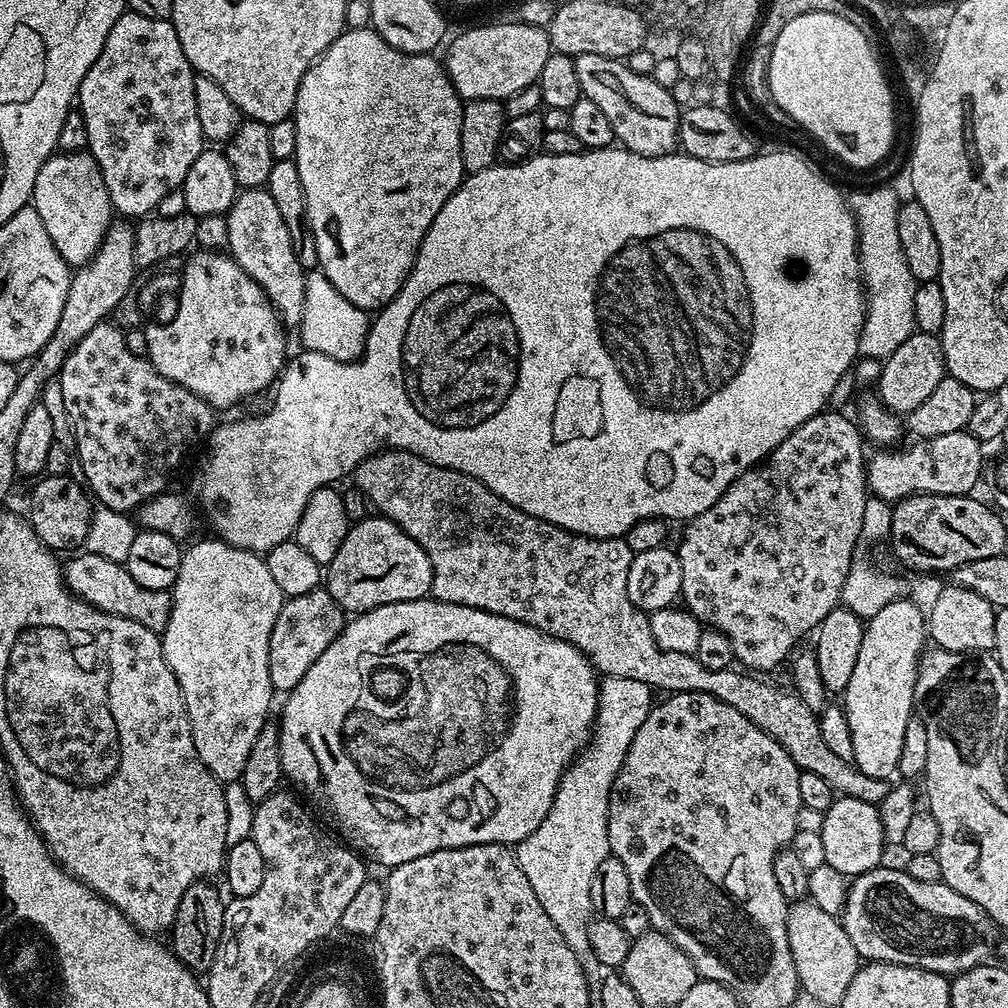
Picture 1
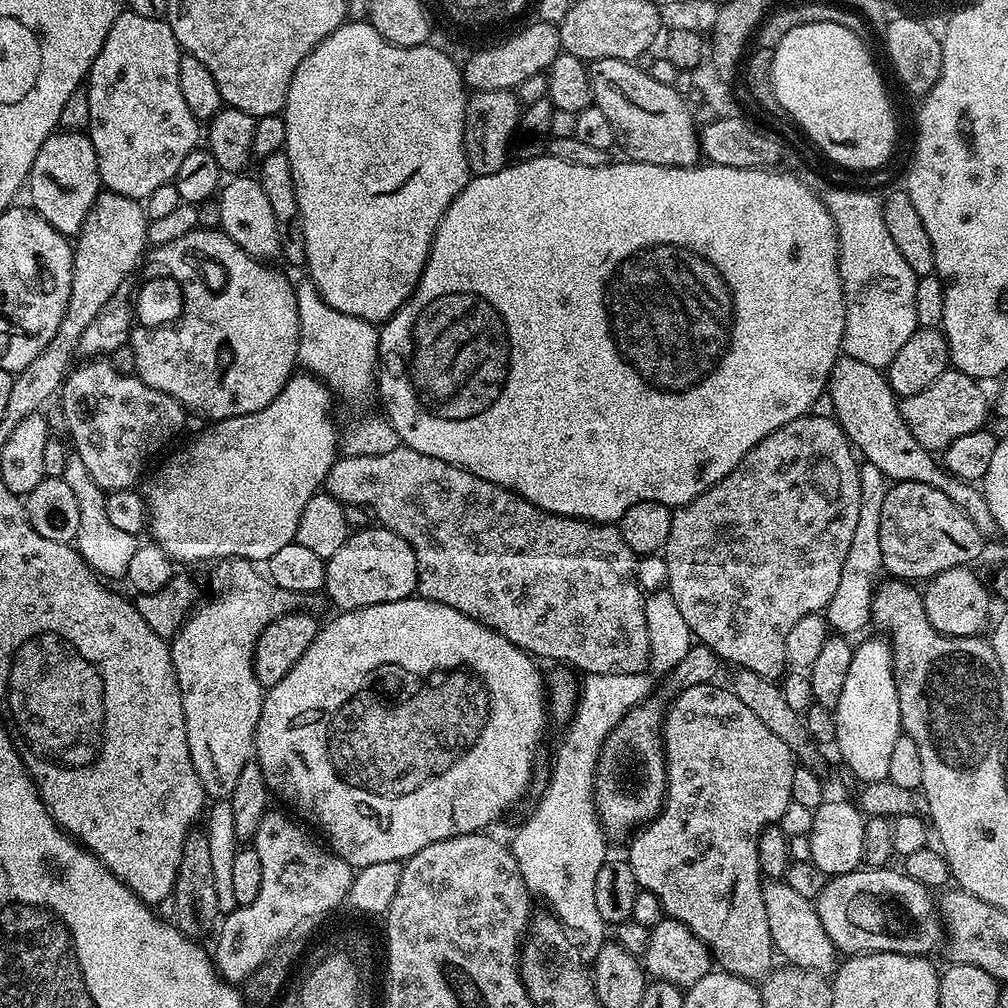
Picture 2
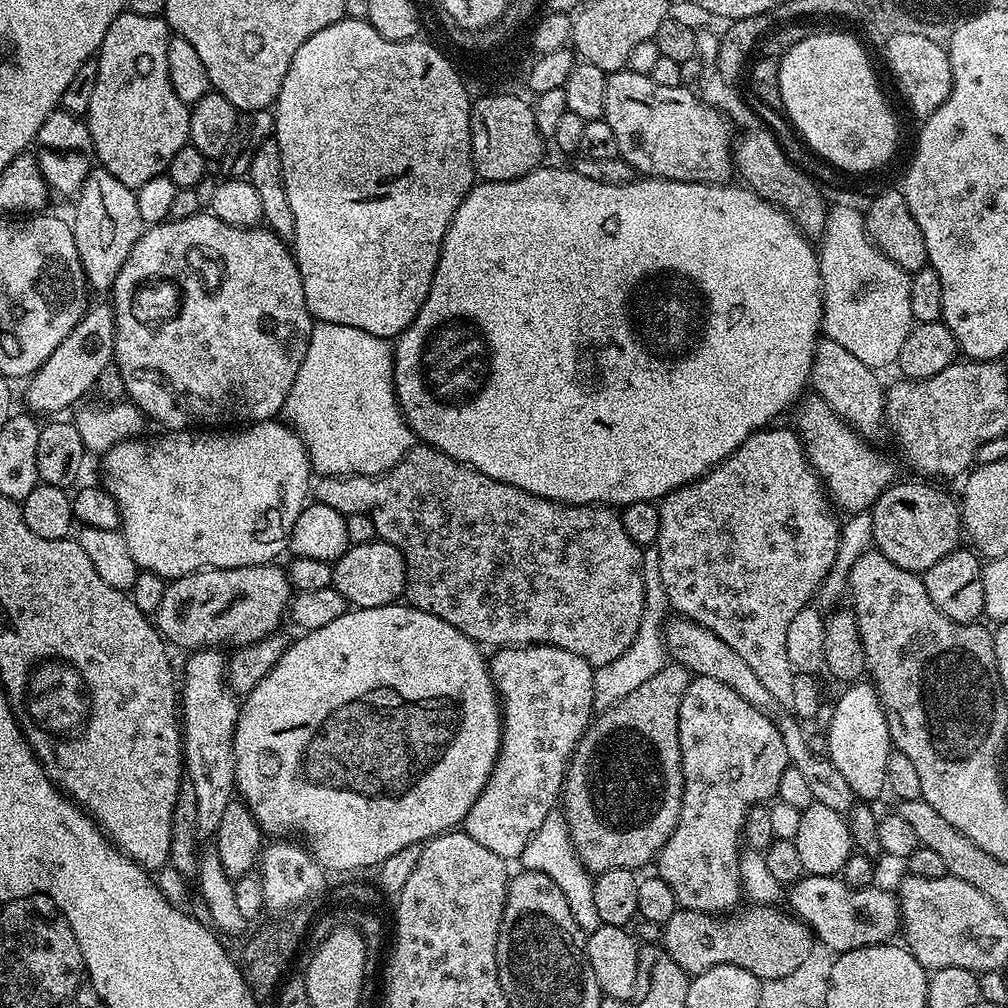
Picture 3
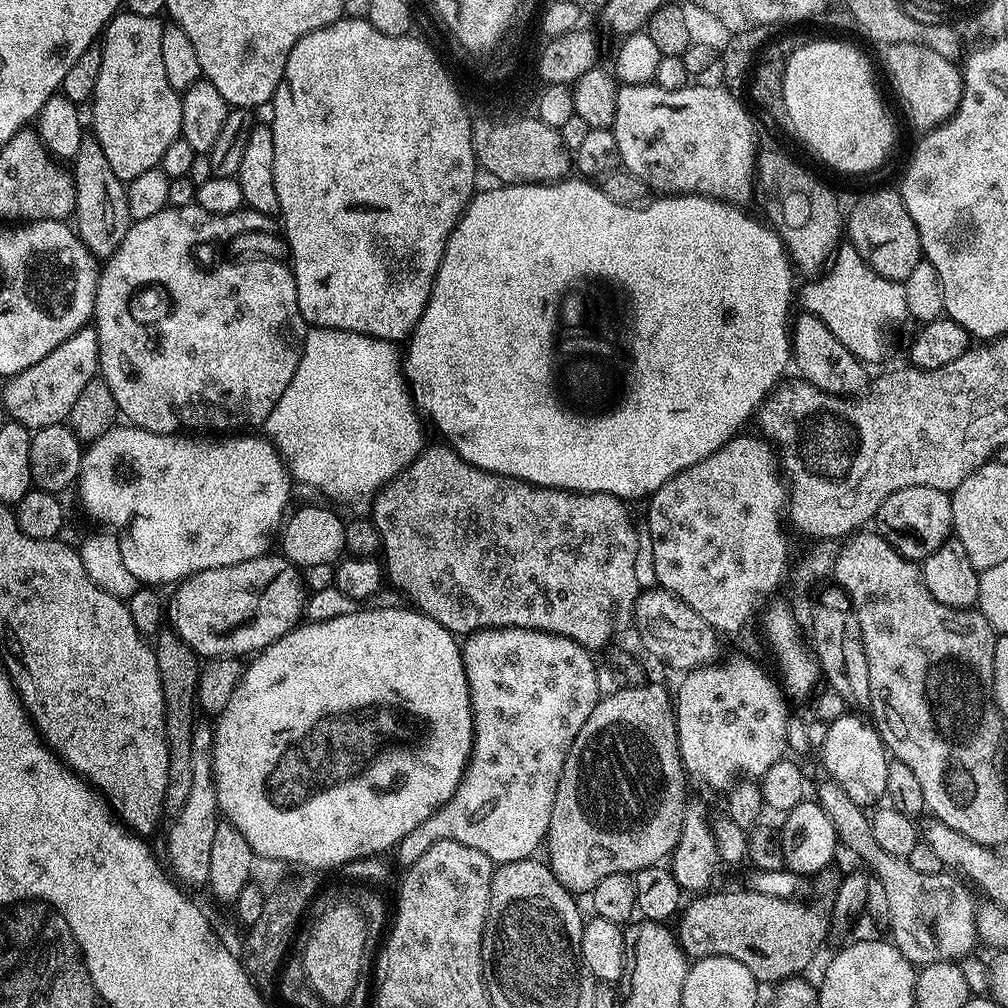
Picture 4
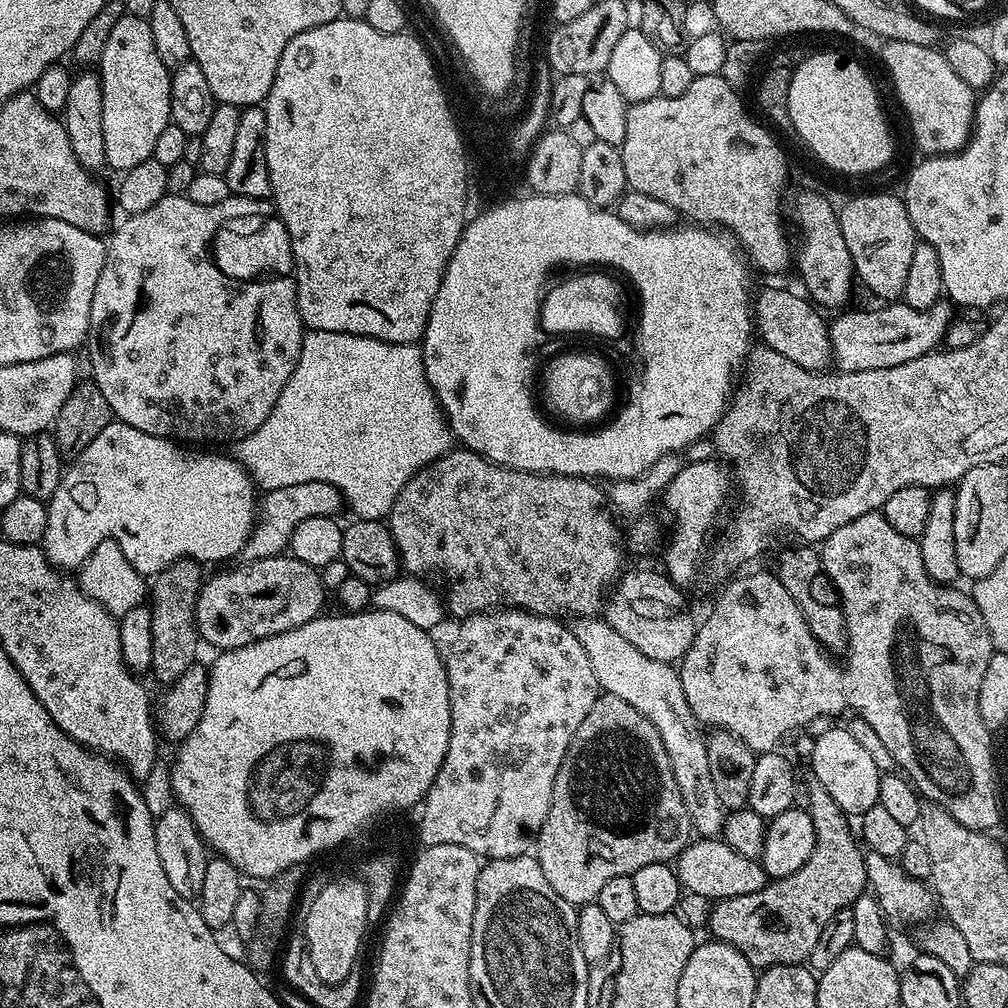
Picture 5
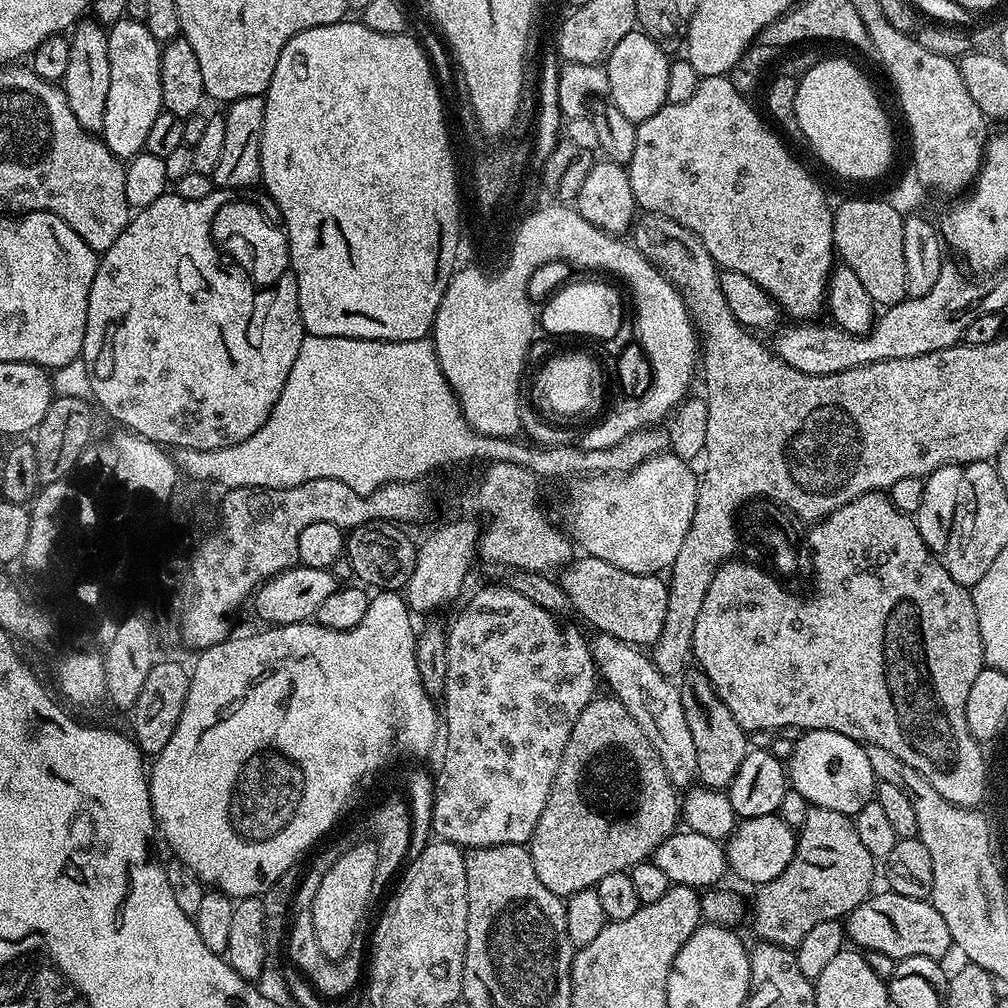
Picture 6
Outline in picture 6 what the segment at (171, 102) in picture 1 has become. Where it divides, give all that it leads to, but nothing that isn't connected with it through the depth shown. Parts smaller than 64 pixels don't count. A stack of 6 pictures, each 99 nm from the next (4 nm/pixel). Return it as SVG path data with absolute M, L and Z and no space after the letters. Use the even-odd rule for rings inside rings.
M122 19L107 29L110 50L110 94L106 94L106 114L102 139L104 145L127 162L145 151L146 134L154 118L164 111L162 74L160 73L161 41L150 34L142 20Z

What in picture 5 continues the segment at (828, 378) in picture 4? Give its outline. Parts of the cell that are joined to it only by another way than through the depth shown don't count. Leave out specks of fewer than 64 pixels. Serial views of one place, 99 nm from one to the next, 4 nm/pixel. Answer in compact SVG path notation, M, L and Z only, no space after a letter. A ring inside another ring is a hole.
M764 288L761 292L759 289L754 296L754 328L759 339L761 336L764 339L761 341L767 347L778 350L782 358L790 358L790 362L798 362L798 366L811 372L822 372L833 363L830 334L828 333L829 321L820 317L821 309L809 300L807 295L797 292L787 292L784 288Z

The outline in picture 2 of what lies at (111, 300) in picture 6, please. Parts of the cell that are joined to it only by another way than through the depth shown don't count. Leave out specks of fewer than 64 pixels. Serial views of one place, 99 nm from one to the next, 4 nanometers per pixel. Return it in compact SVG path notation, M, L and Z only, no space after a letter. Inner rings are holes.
M198 227L192 234L174 238L174 242L155 245L150 260L151 256L159 271L174 274L183 283L187 303L182 307L176 325L168 330L160 329L164 336L160 342L162 346L138 346L138 354L134 354L135 375L146 382L146 386L170 394L170 398L177 400L189 413L205 416L208 422L254 414L270 406L270 402L282 394L286 382L292 379L300 358L300 319L293 281L288 281L278 269L272 268L276 266L269 266L265 261L246 254L246 250L239 248L225 232L214 228ZM195 240L200 240L202 259L220 260L220 272L216 268L208 269L204 264L176 264L176 250Z

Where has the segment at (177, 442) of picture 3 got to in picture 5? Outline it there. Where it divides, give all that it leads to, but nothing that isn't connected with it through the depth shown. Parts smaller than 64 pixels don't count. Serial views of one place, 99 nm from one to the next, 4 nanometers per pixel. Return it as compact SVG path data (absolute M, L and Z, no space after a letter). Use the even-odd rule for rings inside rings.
M113 422L82 450L80 456L75 457L72 469L65 471L60 478L58 490L47 500L48 513L46 514L46 534L42 541L42 547L46 558L53 566L61 570L83 569L85 562L90 558L94 546L103 540L116 540L122 546L122 554L130 558L130 566L138 570L145 578L155 577L157 572L169 568L176 560L198 560L201 565L208 566L211 560L228 560L231 556L240 556L244 551L246 542L250 538L253 528L256 526L256 513L258 511L258 489L252 483L252 477L244 469L244 465L231 455L223 456L220 450L197 450L192 446L181 446L177 441L167 440L154 434L146 434L142 430L134 430L134 426L126 426L119 422Z

